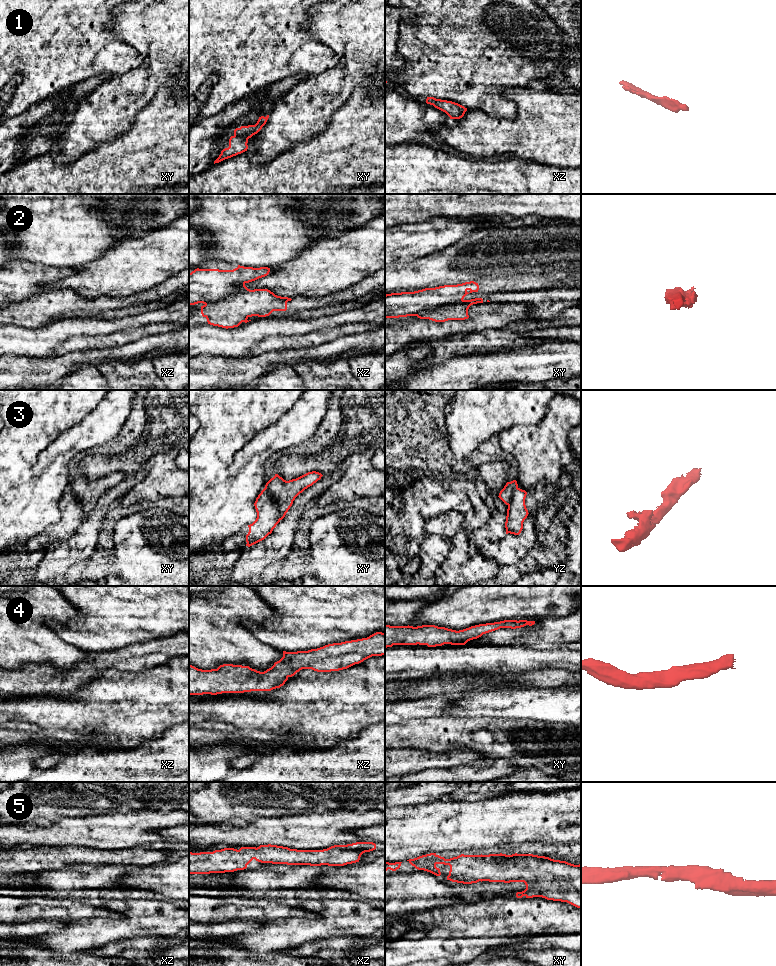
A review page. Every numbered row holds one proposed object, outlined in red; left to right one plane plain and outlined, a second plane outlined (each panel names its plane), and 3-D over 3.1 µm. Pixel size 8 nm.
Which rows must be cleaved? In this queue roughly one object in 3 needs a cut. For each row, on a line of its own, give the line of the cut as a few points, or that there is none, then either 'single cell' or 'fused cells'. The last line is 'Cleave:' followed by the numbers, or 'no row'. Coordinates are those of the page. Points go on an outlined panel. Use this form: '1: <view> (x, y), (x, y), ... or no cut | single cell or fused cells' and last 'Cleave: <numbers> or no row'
1: no cut | single cell
2: xy (462, 299), (424, 310), (415, 315) | fused cells
3: xy (264, 488), (275, 500), (278, 509), (284, 515) | fused cells
4: no cut | single cell
5: no cut | single cell
Cleave: 2, 3

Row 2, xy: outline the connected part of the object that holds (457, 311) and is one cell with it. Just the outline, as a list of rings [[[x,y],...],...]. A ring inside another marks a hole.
[[[475,298],[471,300],[462,300],[457,303],[424,311],[416,316],[420,319],[429,319],[435,322],[445,322],[448,320],[465,320],[469,318],[469,307],[477,303],[483,303],[483,299]]]

